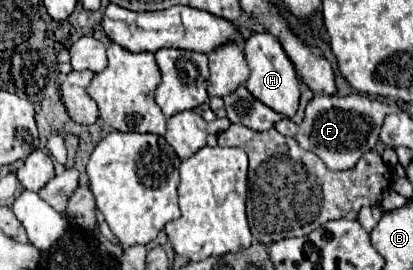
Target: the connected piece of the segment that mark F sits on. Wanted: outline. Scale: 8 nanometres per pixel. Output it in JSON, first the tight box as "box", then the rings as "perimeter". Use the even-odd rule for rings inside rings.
{"box":[296,94,392,170],"perimeter":[[[362,94],[314,96],[312,102],[306,106],[306,116],[304,122],[300,124],[296,140],[302,148],[320,156],[330,170],[346,170],[352,168],[364,152],[376,146],[382,120],[390,112],[392,112],[390,106],[378,100],[370,100],[368,96]]]}

